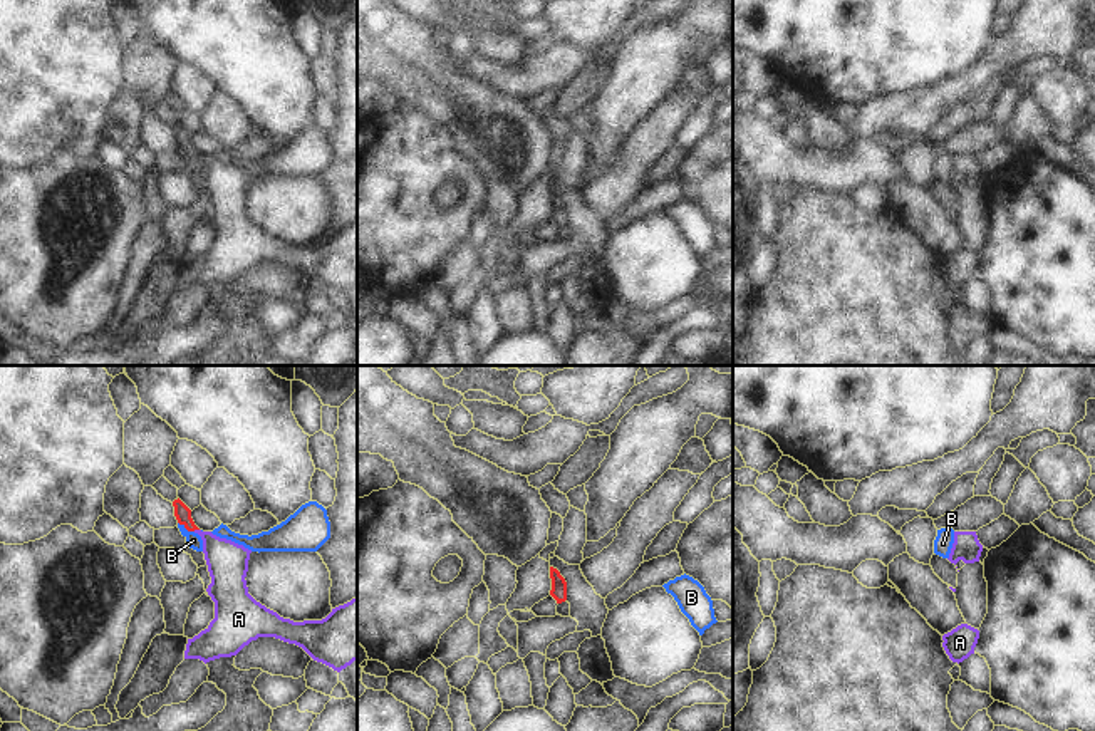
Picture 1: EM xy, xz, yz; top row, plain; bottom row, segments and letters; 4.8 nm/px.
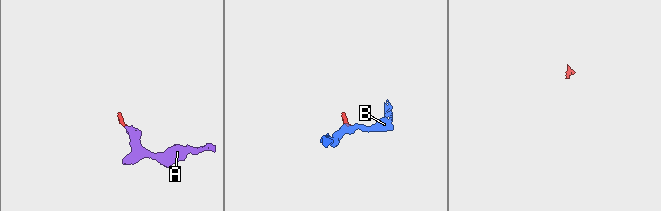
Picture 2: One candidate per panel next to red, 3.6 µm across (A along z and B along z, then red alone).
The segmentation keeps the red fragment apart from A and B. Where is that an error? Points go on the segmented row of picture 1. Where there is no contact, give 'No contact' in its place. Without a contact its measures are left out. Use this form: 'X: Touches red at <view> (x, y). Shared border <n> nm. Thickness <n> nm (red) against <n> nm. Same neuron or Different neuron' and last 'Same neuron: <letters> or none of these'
A: Touches red at xy (195, 528). Shared border 30 nm. Thickness 80 nm (red) against 190 nm. Same neuron
B: Touches red at xy (186, 528). Shared border 90 nm. Thickness 80 nm (red) against 70 nm. Different neuron
Same neuron: A

